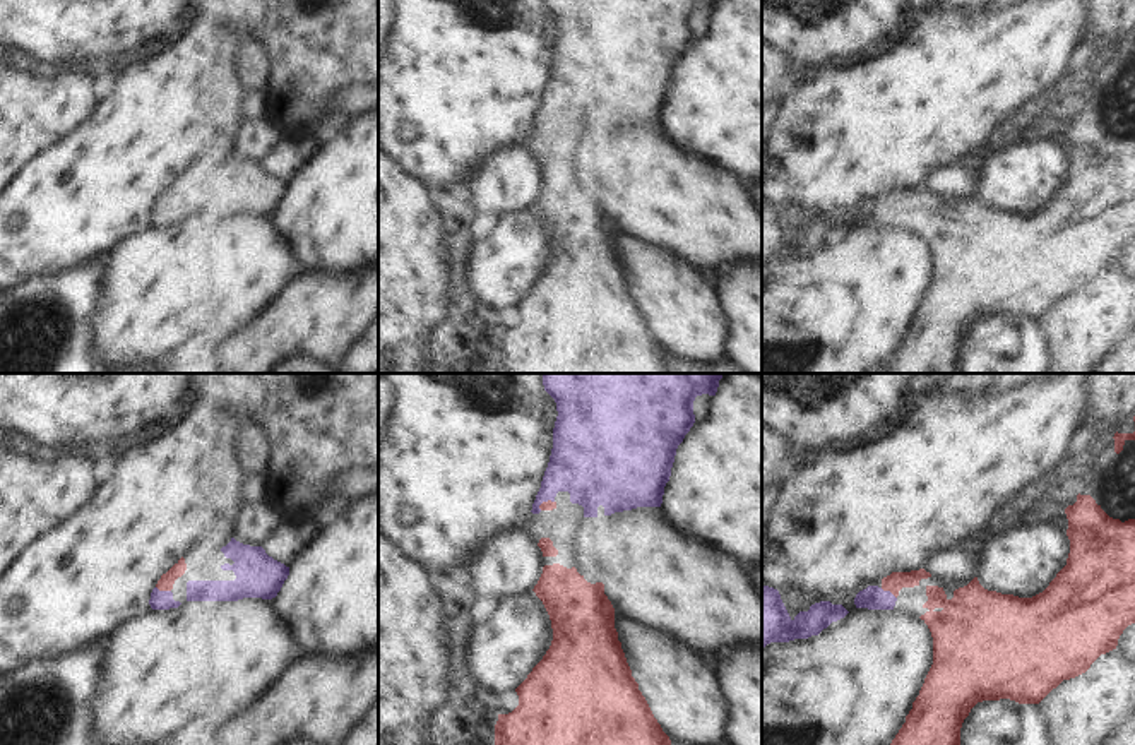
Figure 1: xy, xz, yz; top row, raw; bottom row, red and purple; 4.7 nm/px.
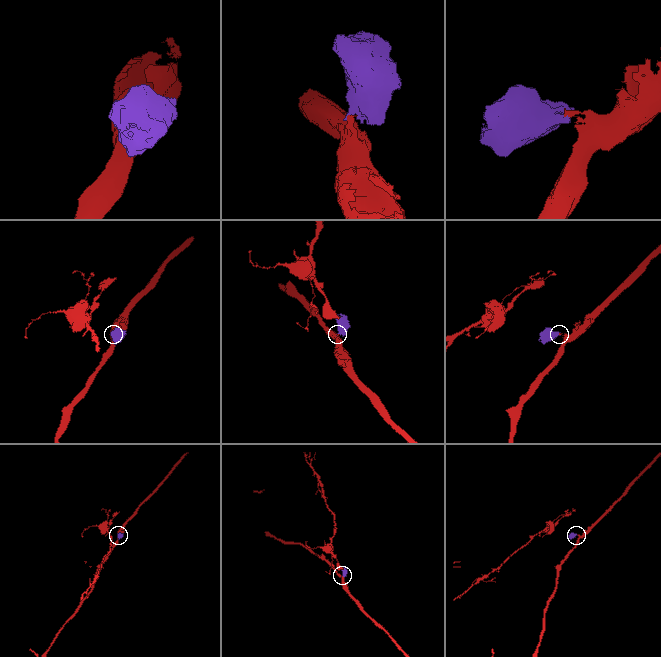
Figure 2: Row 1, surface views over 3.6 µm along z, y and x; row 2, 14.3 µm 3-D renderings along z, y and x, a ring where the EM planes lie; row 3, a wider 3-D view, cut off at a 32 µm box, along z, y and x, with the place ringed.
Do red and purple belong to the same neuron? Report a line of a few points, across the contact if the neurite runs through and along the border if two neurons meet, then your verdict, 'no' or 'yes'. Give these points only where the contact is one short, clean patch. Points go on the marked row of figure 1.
line yz (896, 581), (889, 590), (880, 598), (873, 598); yes

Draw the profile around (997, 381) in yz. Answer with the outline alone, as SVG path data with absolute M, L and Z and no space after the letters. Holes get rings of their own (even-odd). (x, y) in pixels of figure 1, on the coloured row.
M986 373L984 378L991 389L1008 389L1029 380L1037 380L1051 375L1055 373Z

